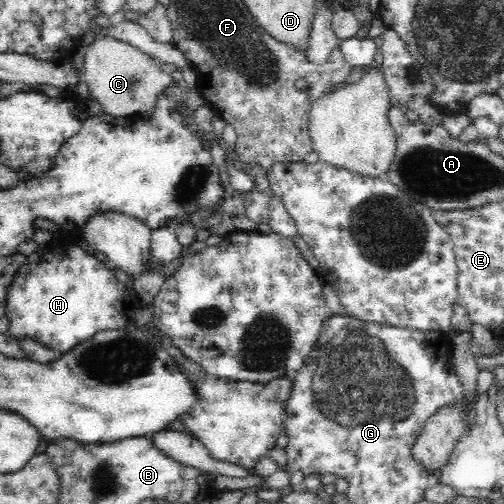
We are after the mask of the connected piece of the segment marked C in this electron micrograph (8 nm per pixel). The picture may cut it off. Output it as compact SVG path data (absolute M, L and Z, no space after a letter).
M98 26L89 37L93 42L85 45L83 58L84 82L89 90L88 99L96 100L102 106L102 112L114 117L130 117L152 111L158 94L174 84L170 74L162 71L158 63L135 46L101 34Z

